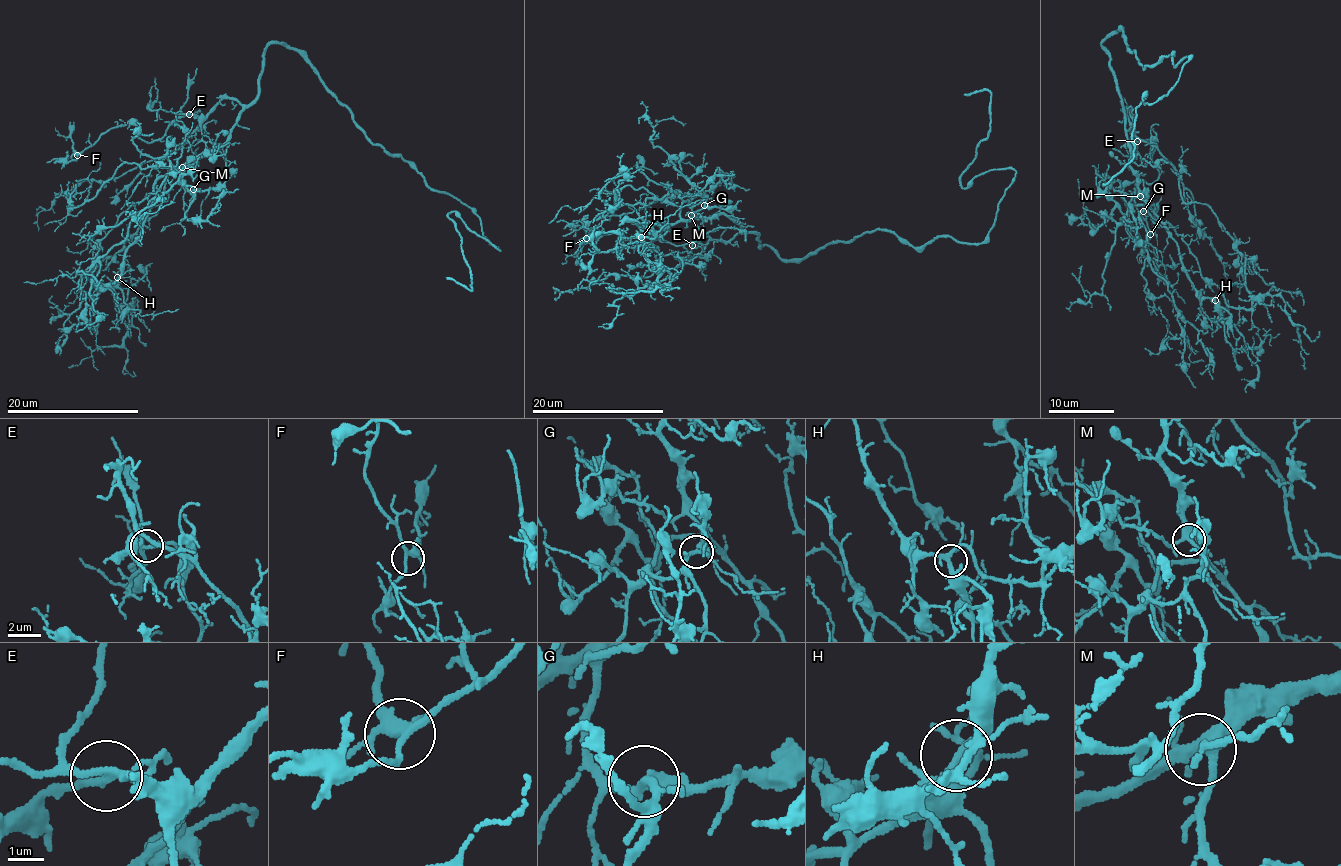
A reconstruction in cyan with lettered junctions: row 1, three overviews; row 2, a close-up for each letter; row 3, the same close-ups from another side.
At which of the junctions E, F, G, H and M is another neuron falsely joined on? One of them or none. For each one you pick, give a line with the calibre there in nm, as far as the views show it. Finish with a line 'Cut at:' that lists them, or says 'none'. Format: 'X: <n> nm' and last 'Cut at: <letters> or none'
Cut at: none

